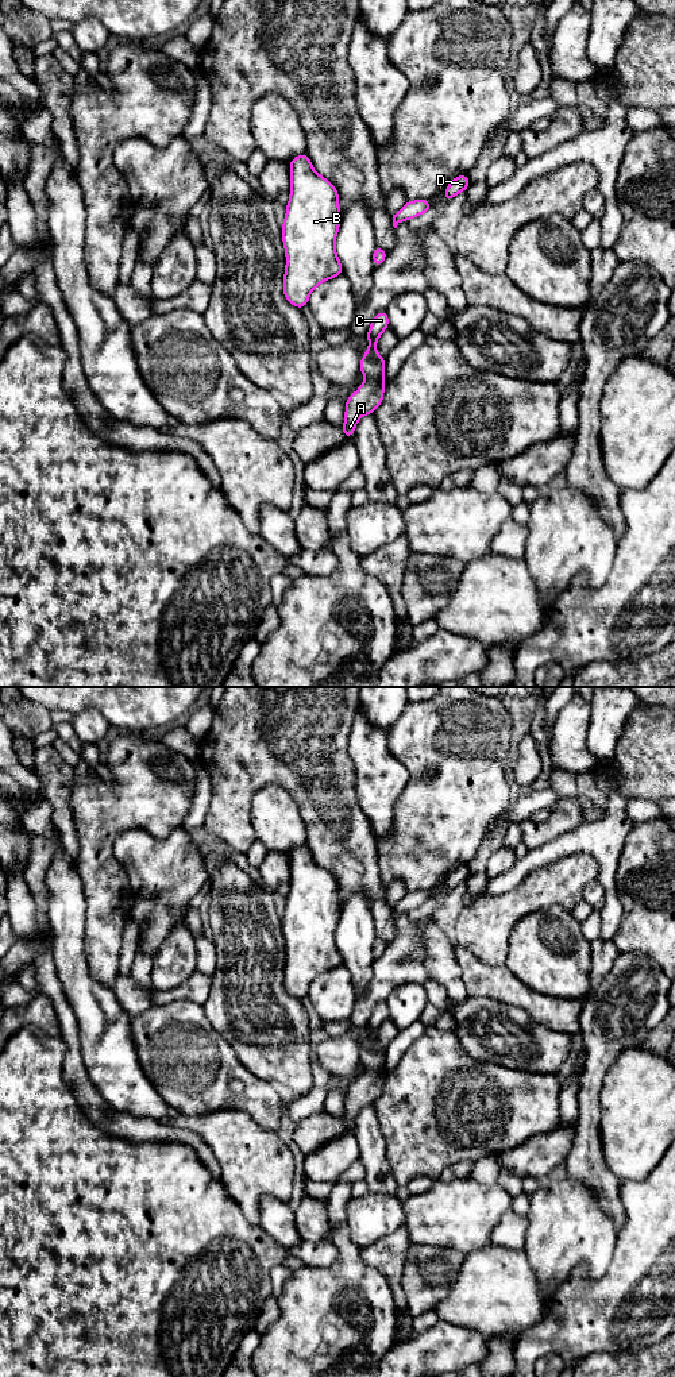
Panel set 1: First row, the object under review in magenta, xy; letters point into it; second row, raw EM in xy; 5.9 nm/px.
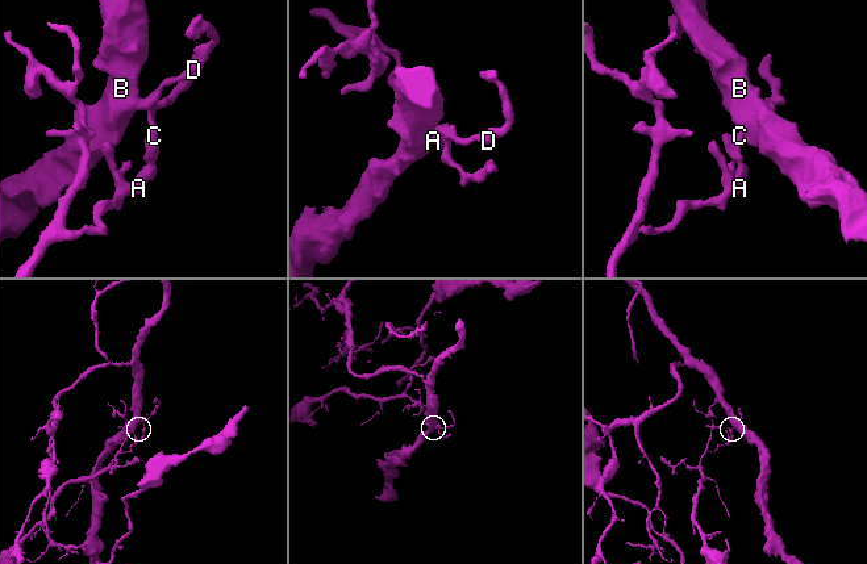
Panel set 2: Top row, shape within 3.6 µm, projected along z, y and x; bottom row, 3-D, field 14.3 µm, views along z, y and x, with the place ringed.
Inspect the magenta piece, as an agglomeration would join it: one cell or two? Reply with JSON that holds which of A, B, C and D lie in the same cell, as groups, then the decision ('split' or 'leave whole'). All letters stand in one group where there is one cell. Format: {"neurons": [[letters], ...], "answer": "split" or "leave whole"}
{"neurons": [["A"], ["B", "C", "D"]], "answer": "split"}

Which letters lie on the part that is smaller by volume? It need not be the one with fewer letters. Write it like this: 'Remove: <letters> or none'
Remove: A

